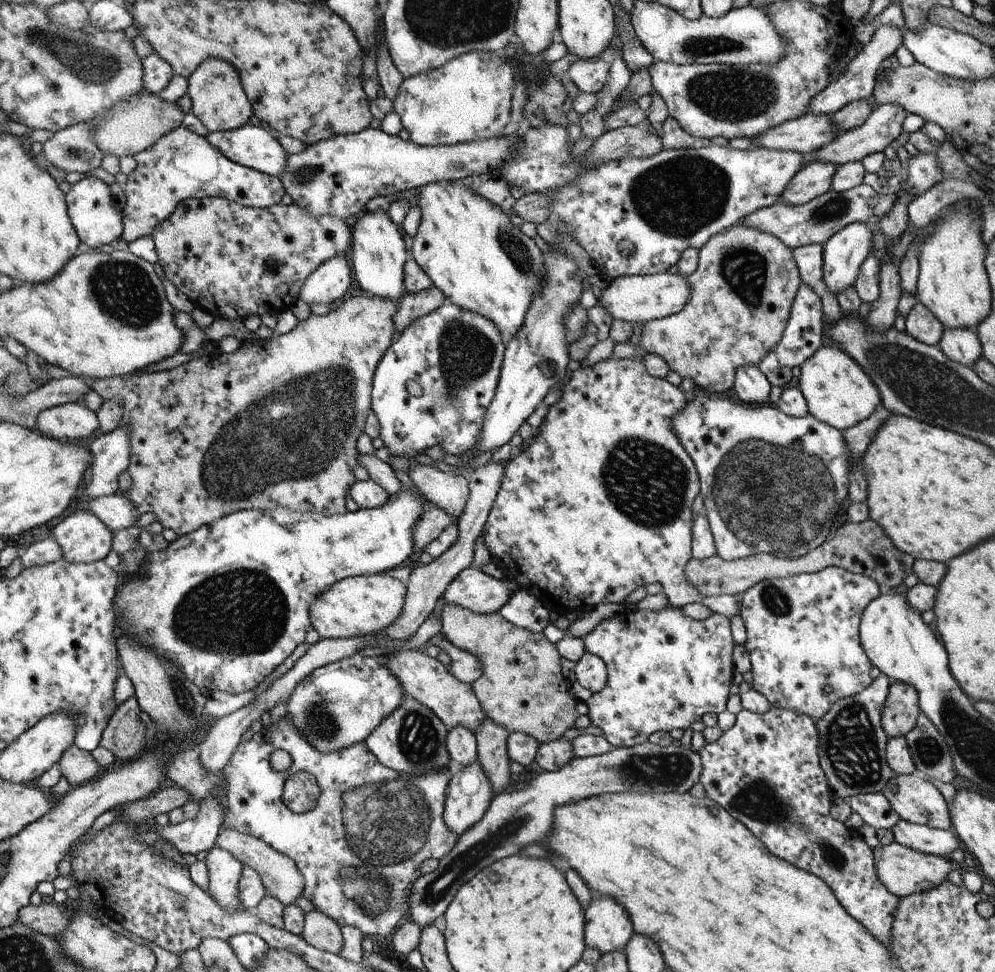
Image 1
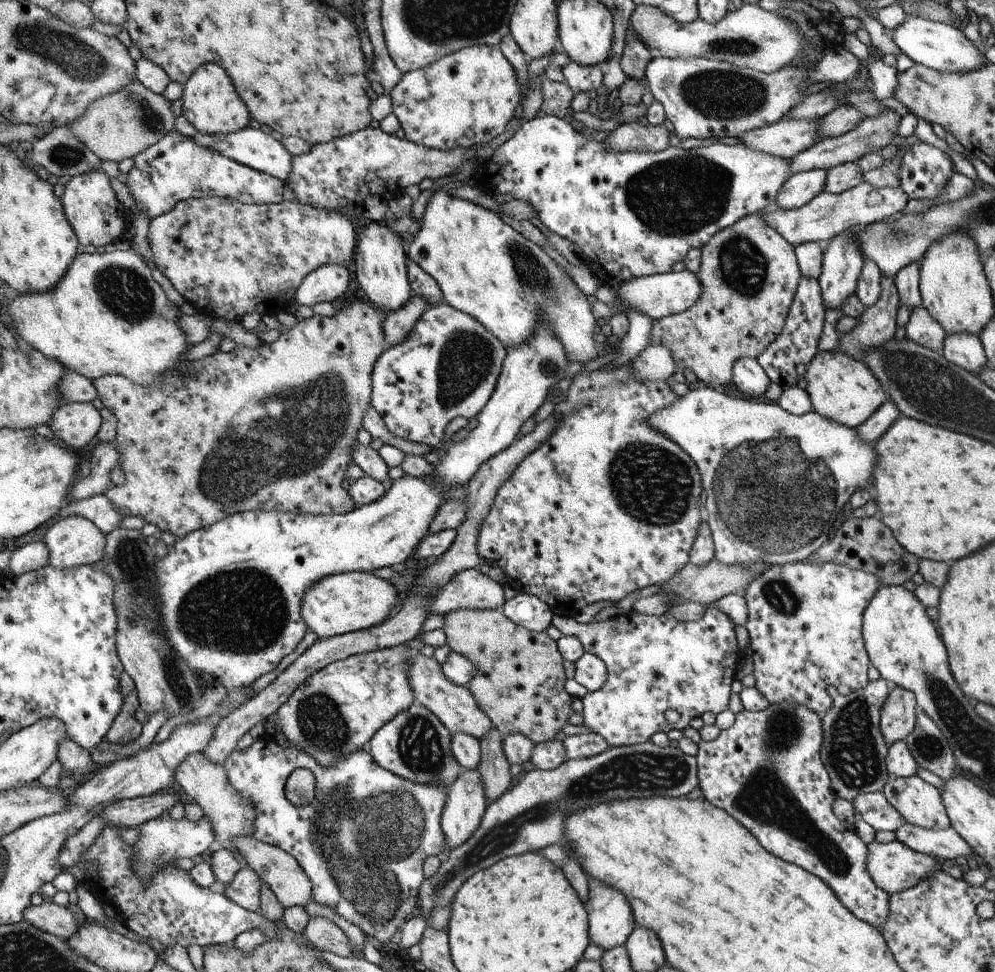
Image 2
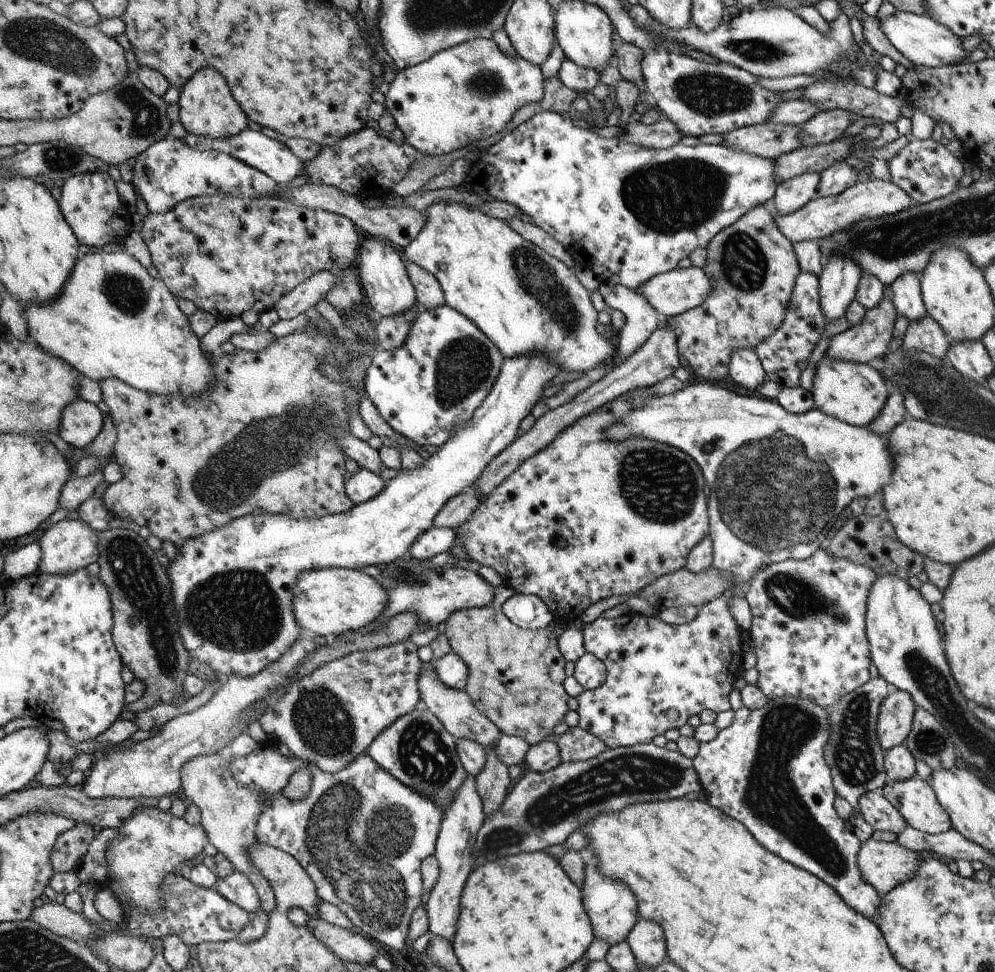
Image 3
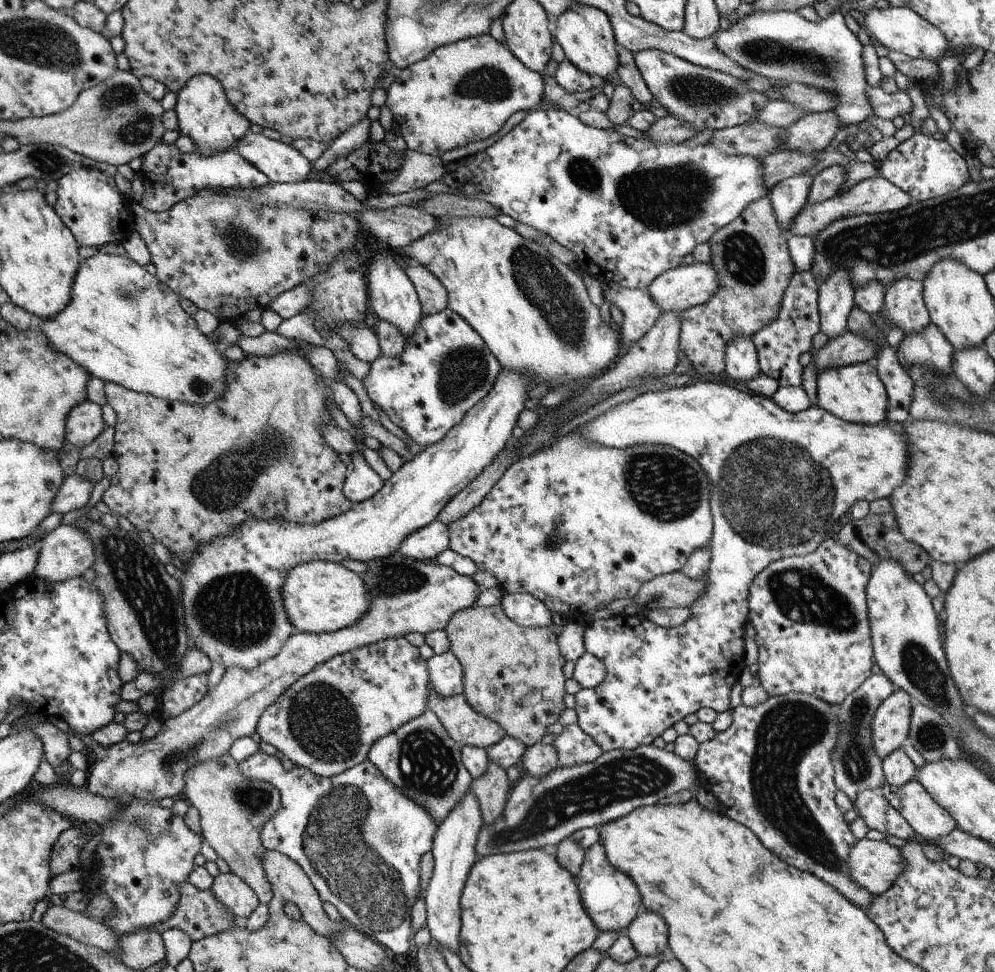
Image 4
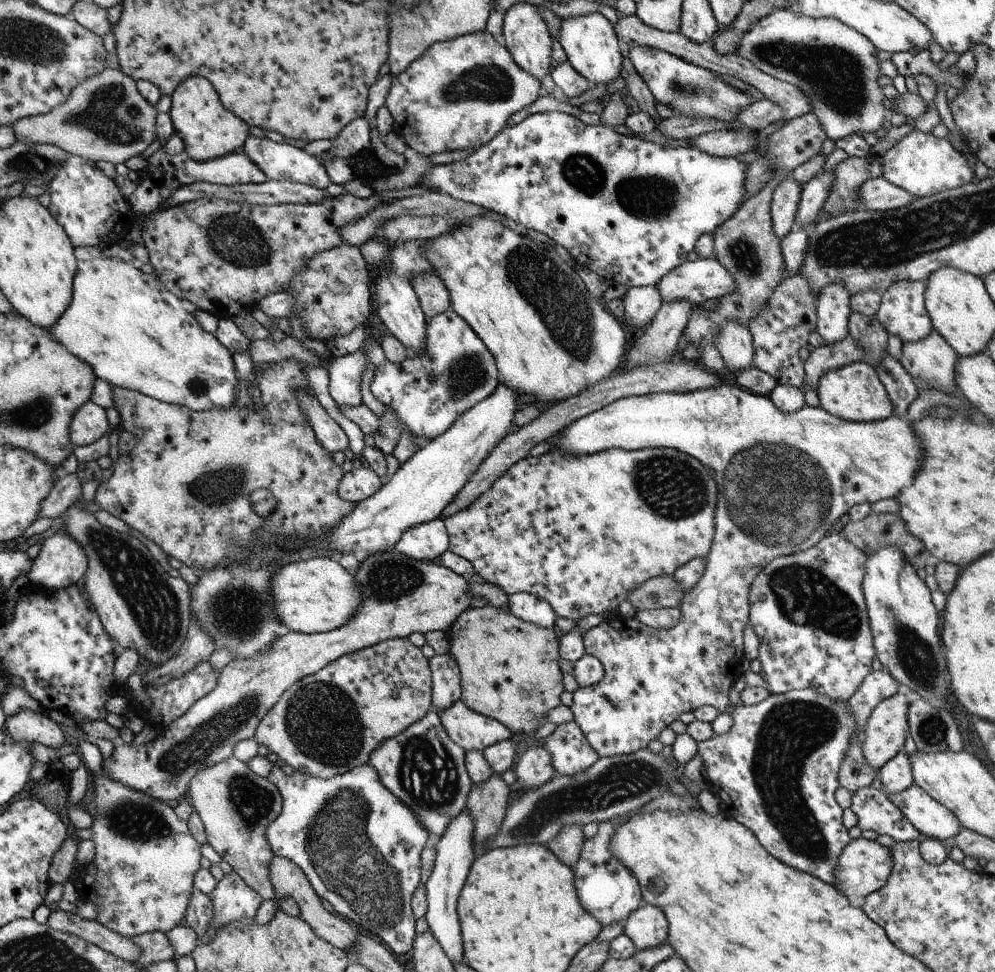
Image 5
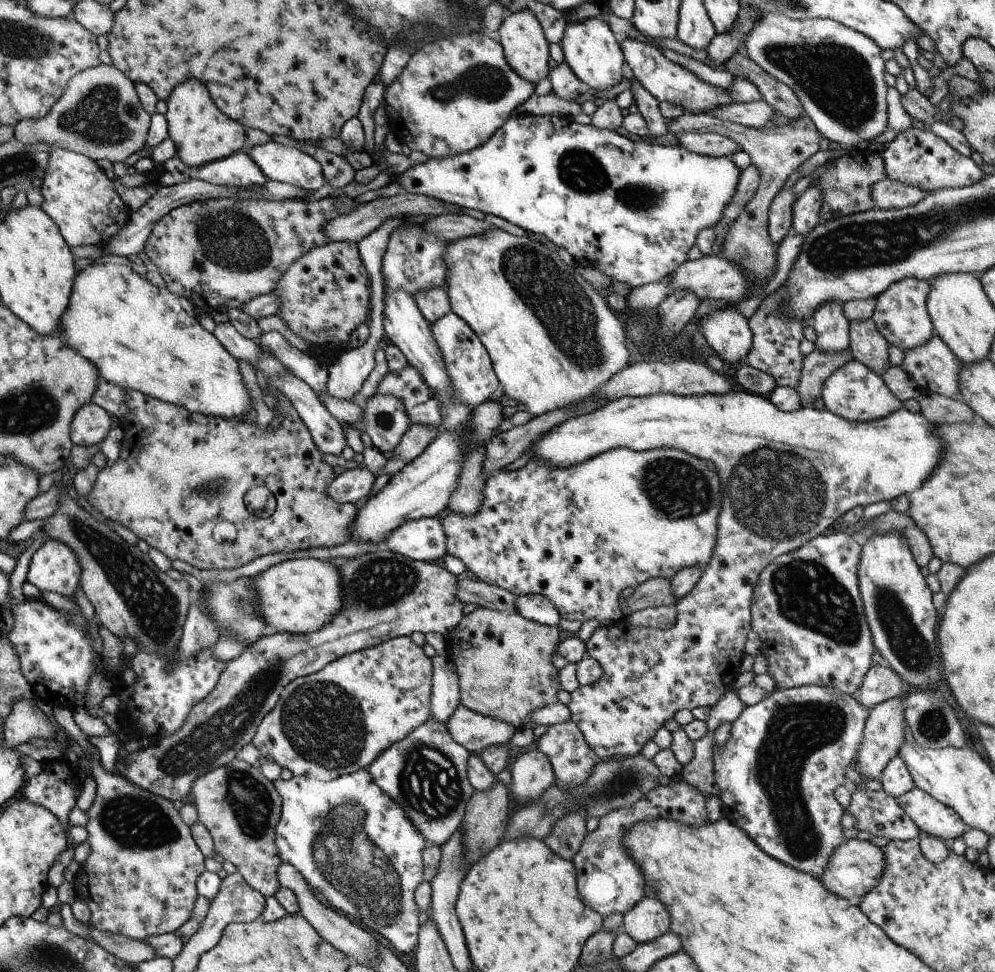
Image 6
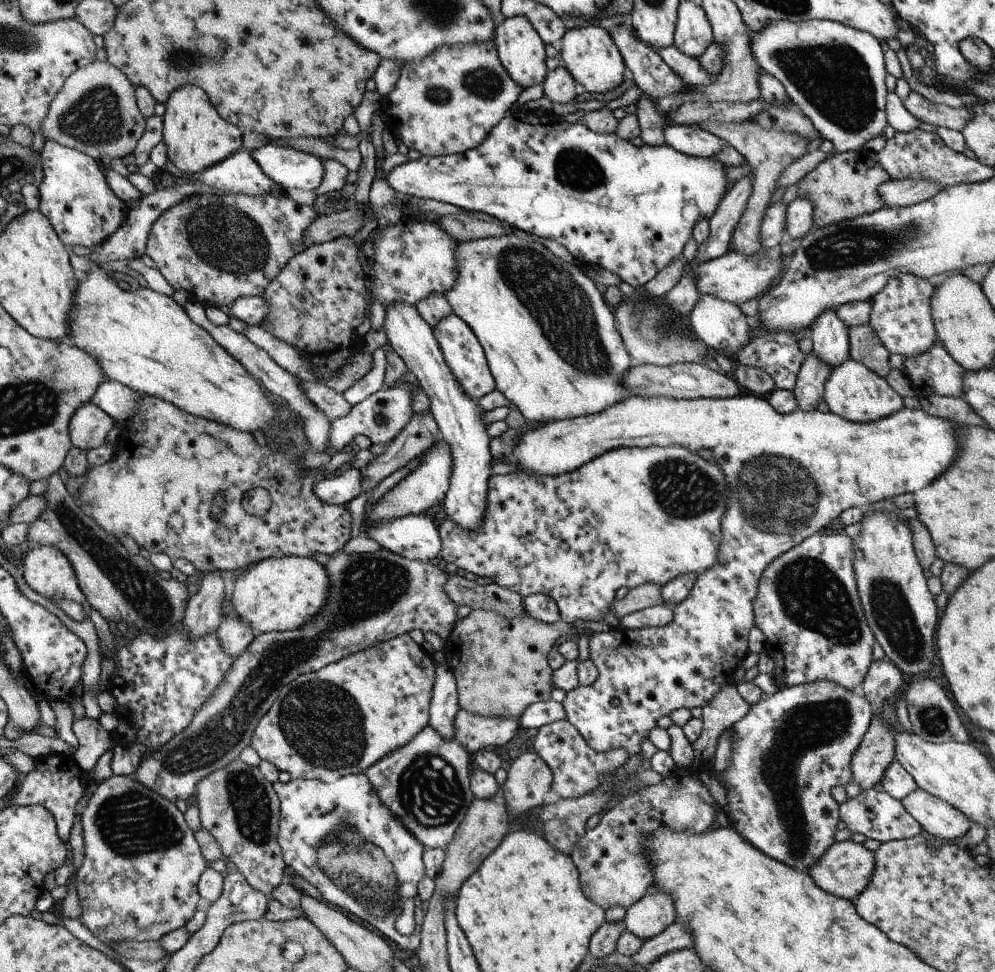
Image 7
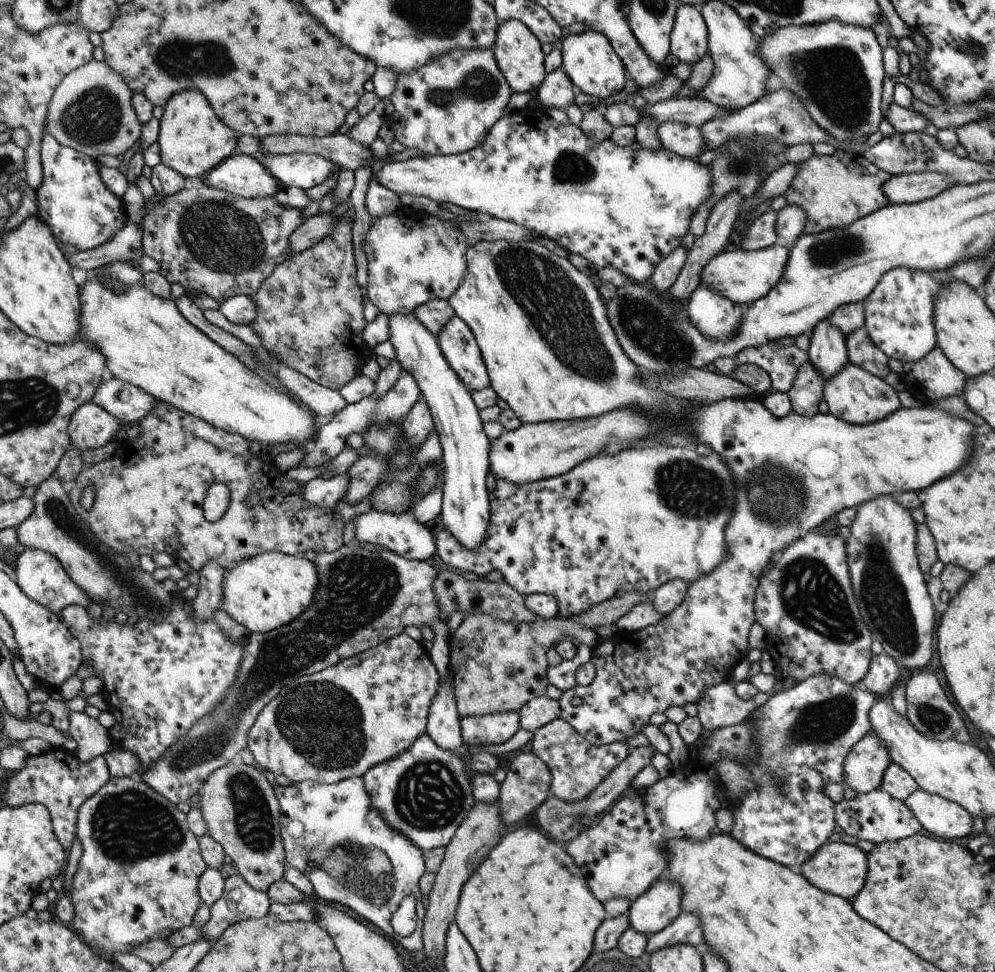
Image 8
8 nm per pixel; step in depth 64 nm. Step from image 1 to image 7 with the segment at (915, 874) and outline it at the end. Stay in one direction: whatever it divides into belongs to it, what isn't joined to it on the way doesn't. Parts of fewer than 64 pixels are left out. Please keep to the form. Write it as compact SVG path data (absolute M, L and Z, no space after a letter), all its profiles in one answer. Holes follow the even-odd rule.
M836 841L817 862L808 870L808 874L814 882L827 893L834 896L852 900L856 898L868 886L875 871L875 852L864 846L864 843L848 841Z

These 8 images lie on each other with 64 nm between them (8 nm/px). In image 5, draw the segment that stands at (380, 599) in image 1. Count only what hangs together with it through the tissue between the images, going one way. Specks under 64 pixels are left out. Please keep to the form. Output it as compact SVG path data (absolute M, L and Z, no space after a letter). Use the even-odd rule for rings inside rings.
M314 557L286 564L285 568L273 577L271 591L275 598L277 615L290 632L296 633L325 633L338 629L342 625L346 625L363 604L357 578L344 569L336 558Z

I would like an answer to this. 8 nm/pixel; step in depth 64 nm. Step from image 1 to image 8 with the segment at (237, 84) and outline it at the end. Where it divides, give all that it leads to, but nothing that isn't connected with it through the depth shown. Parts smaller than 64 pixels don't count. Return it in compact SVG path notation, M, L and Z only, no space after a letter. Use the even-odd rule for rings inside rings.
M198 89L173 94L163 106L157 143L161 148L161 162L190 178L203 178L206 173L232 157L238 144L236 131L222 122L206 94Z

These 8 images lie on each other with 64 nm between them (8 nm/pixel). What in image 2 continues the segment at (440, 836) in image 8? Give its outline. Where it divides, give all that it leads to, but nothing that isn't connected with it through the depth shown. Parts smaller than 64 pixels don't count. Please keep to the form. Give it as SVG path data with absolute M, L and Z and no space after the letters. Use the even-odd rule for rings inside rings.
M414 702L406 710L394 715L394 718L391 718L374 733L367 750L382 768L406 780L422 784L444 785L448 789L462 770L451 751L451 735L452 733L439 721L435 714L431 713L431 710L418 702Z

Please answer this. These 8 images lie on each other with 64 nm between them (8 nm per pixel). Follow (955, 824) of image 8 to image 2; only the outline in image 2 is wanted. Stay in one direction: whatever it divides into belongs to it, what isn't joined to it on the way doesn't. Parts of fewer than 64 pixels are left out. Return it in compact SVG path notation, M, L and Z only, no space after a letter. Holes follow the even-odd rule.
M919 775L891 776L881 791L910 824L938 830L951 827L940 790Z

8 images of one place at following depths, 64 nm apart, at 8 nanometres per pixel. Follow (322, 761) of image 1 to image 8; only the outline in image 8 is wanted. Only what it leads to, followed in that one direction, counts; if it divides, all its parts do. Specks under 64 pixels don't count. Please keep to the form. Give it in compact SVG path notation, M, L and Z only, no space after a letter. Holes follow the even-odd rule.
M350 777L335 783L316 781L293 782L289 786L274 785L281 810L281 841L285 842L286 862L302 872L313 884L316 896L323 902L338 902L354 910L358 916L370 920L376 928L392 941L402 944L406 950L416 952L423 949L424 904L419 880L427 872L422 849L405 834L390 826L381 812L372 804L363 777ZM406 896L415 896L416 928L407 937L400 936L391 925L392 915L398 910Z

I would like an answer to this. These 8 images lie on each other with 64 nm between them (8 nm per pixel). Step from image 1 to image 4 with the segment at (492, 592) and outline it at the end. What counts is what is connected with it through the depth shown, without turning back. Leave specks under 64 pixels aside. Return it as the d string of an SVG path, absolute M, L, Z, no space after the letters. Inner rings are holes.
M400 551L395 552L392 556L383 559L376 559L370 562L367 562L368 571L366 573L360 574L361 577L365 580L367 587L371 590L373 594L373 602L371 603L371 608L369 612L357 622L356 625L351 627L346 627L345 629L340 629L336 633L296 633L294 636L290 637L289 640L285 643L285 646L282 648L281 652L277 654L276 657L269 658L268 661L263 662L261 665L258 665L256 669L246 670L240 667L228 667L225 670L225 673L220 680L220 683L212 690L210 693L206 694L201 701L198 701L196 705L192 706L192 708L186 709L184 713L179 714L175 717L170 717L162 720L162 726L160 731L151 739L139 741L138 743L130 743L127 740L119 742L118 744L109 746L109 747L101 747L96 741L92 739L87 740L87 749L89 755L94 754L93 761L88 767L88 774L87 774L87 781L85 782L85 787L93 794L99 797L113 797L118 799L124 799L131 797L132 799L144 799L144 800L152 800L155 798L156 800L160 801L162 798L171 797L175 798L176 796L182 796L182 792L185 788L185 774L188 769L191 769L192 766L196 766L200 761L204 761L206 758L214 758L222 756L224 753L228 753L228 750L232 746L234 740L238 740L238 738L242 738L244 736L250 736L257 730L257 722L258 719L261 717L261 714L265 712L265 708L267 706L273 705L274 702L277 701L277 698L281 696L282 693L285 692L286 689L289 688L290 685L293 685L301 676L304 676L306 673L309 673L311 670L314 670L318 665L321 665L324 661L328 661L329 658L332 658L334 655L341 655L342 653L350 652L351 650L371 645L372 643L387 639L387 638L394 638L394 637L404 637L405 634L409 632L421 632L422 634L427 635L432 631L437 631L440 629L444 629L447 626L447 623L450 622L450 619L453 617L454 613L458 611L467 609L468 607L473 607L476 604L476 600L478 600L478 596L480 596L481 592L484 592L485 588L478 585L474 578L468 575L460 574L457 570L448 568L446 565L439 565L432 561L419 561L415 558L403 555Z

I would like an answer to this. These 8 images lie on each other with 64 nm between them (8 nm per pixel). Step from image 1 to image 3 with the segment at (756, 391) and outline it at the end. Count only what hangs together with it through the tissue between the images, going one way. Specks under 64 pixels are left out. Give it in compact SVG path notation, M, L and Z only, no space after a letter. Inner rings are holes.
M754 349L734 351L728 374L738 386L744 386L748 390L757 390L767 380L767 374Z

